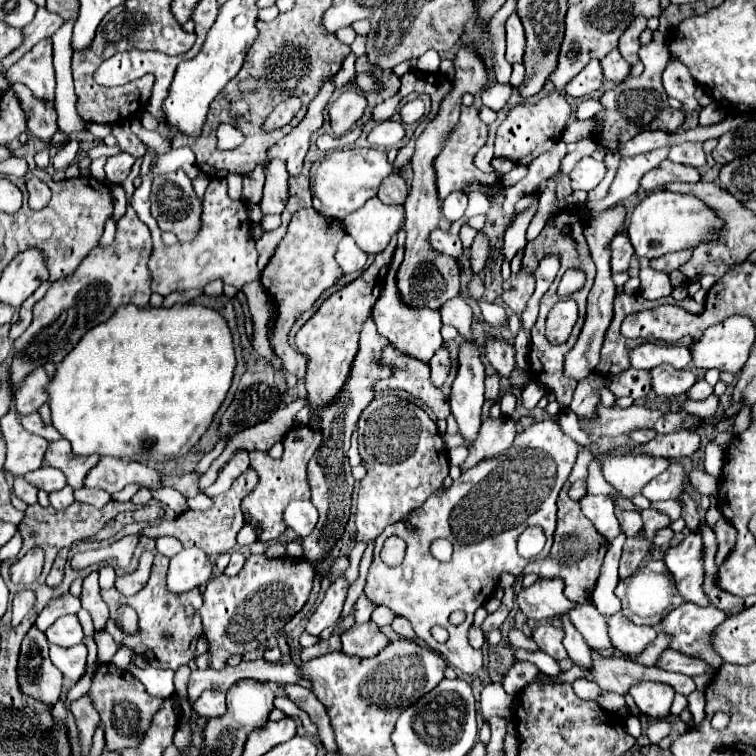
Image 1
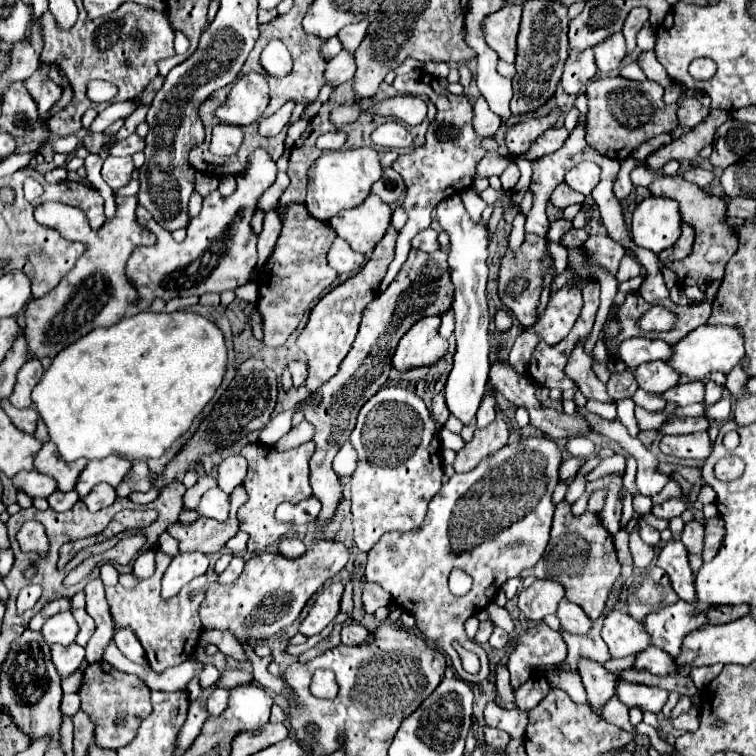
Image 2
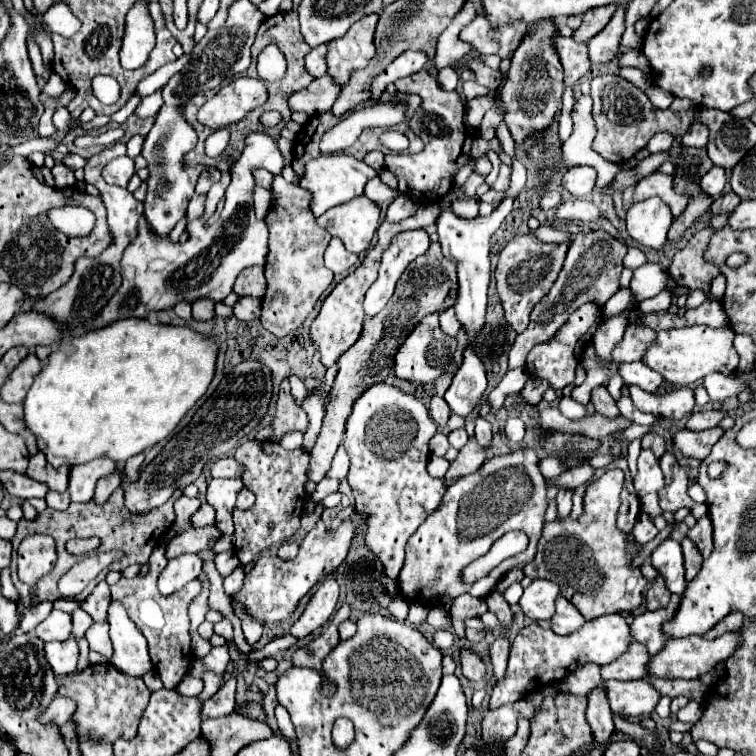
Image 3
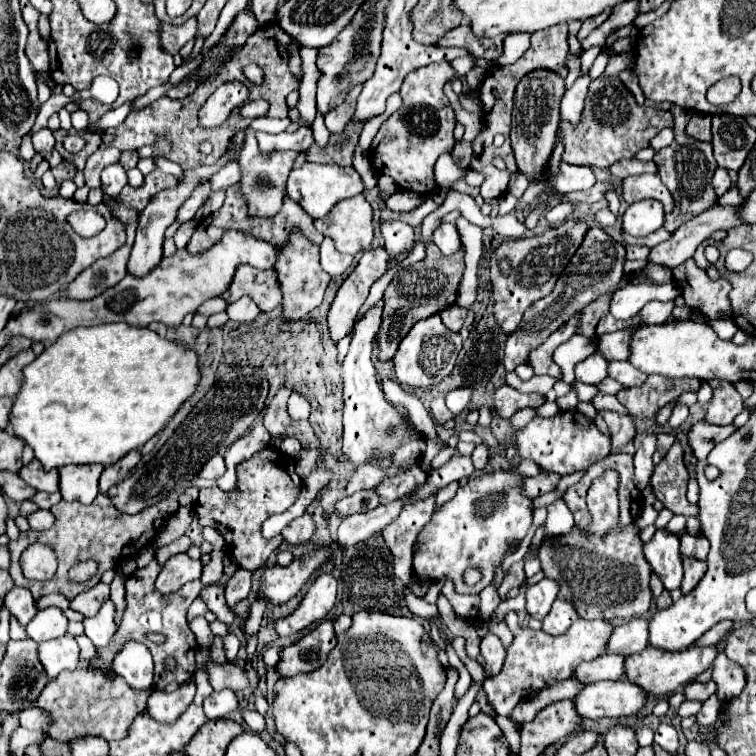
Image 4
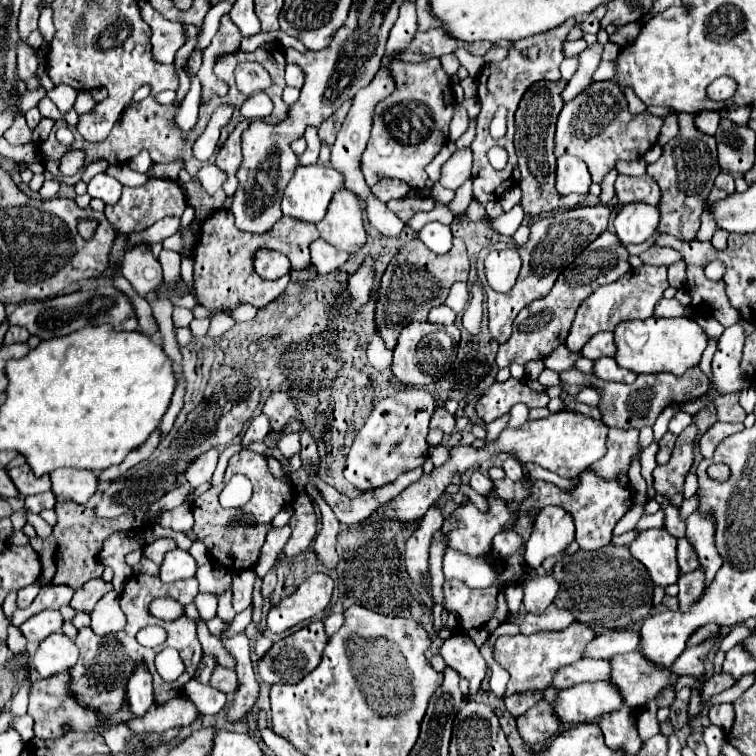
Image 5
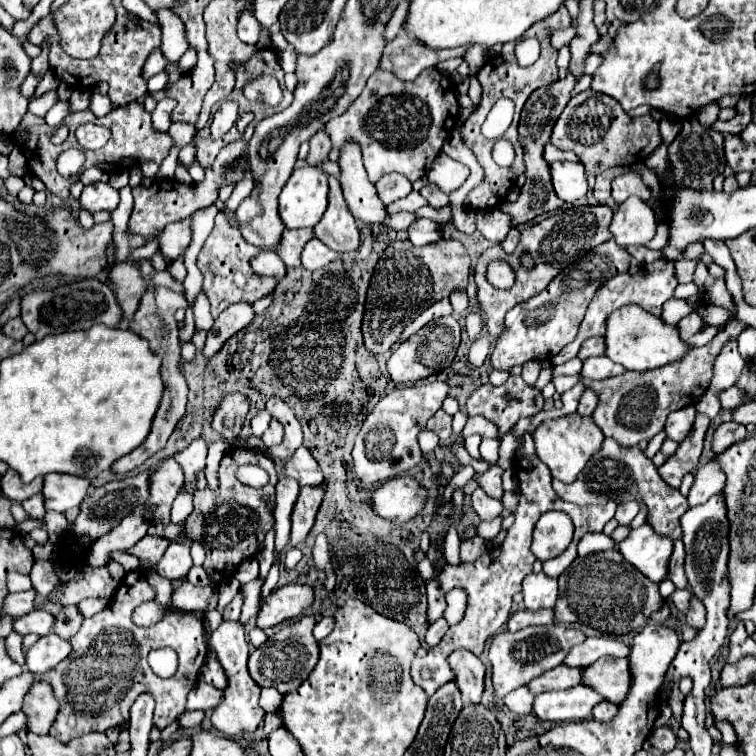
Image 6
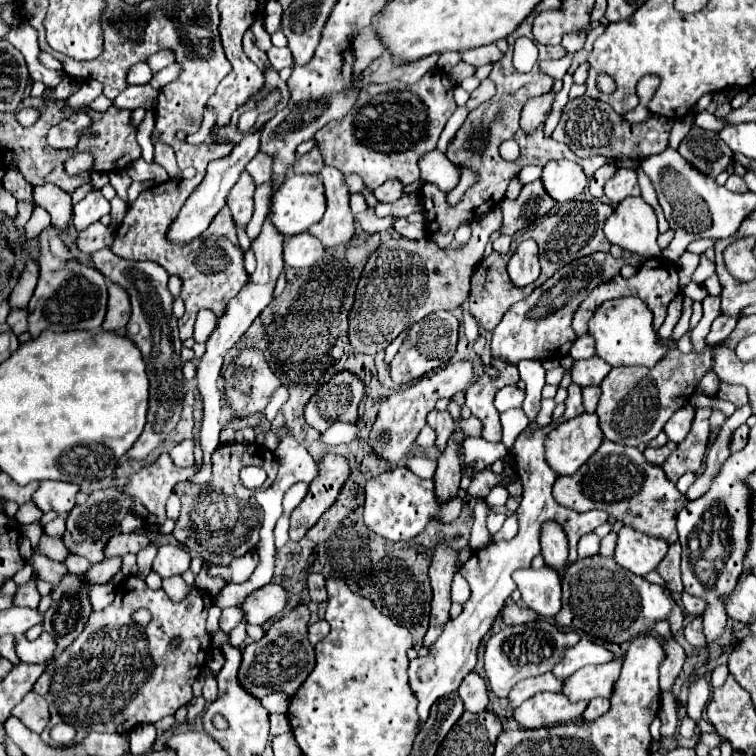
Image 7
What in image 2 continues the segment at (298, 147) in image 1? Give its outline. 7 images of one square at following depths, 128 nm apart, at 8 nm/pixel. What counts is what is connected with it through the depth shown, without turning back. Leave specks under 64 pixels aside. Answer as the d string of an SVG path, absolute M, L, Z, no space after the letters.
M298 120L296 124L292 124L292 126L288 128L288 138L286 138L286 146L288 146L288 148L294 146L294 142L300 138L300 134L306 130L306 126L308 126L306 120Z

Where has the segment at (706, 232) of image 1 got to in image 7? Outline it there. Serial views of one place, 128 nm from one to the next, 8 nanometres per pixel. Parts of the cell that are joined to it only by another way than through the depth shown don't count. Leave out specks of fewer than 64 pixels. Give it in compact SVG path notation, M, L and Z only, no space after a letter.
M634 196L626 198L616 206L612 216L604 224L604 234L612 244L616 244L616 246L620 246L622 250L628 250L628 252L638 252L644 258L658 258L660 252L662 252L656 244L656 238L658 238L656 214L640 196L638 198L634 198Z

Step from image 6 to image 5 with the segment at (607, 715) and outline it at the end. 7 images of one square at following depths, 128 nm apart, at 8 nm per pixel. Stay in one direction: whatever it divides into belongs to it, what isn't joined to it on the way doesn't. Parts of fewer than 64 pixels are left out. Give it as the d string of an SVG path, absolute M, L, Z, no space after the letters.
M622 706L616 712L606 712L600 716L598 726L602 728L610 748L624 748L626 754L640 752L642 740L636 732L636 722L632 720L632 708Z

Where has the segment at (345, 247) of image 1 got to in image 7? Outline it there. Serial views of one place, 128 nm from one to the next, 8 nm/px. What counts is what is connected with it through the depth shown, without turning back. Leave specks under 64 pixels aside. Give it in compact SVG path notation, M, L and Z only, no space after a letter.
M310 232L284 240L284 264L290 268L308 268L324 256L324 246Z

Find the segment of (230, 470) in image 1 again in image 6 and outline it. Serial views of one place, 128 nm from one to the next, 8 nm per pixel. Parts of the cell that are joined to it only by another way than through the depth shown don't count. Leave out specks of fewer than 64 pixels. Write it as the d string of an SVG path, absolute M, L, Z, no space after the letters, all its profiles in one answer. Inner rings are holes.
M197 438L184 450L174 454L174 460L180 462L186 474L186 486L192 486L194 474L206 467L207 444L202 438ZM176 498L170 512L170 522L180 524L188 518L188 512L192 512L192 498Z

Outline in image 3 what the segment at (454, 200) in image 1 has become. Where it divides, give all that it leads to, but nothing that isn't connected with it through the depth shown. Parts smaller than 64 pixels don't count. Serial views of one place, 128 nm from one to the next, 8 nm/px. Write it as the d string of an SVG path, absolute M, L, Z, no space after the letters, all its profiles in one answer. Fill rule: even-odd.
M514 197L506 198L500 202L500 206L486 218L478 216L472 220L464 220L454 216L450 208L444 208L444 212L438 218L438 236L442 254L448 260L454 260L458 264L458 298L454 304L456 316L462 322L462 326L468 330L468 336L476 336L480 328L484 326L486 316L486 292L490 284L490 236L498 230L498 226L504 222L504 218L513 210ZM472 348L464 352L464 364L456 372L452 386L444 394L450 410L462 418L466 418L482 400L486 390L486 372L482 360L474 354Z

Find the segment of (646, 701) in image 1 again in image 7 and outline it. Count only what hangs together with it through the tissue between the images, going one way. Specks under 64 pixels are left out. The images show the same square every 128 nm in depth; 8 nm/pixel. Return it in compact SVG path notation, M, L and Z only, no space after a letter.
M542 692L526 700L518 706L512 718L522 728L540 728L540 726L554 726L560 722L570 722L582 716L588 702L570 702L564 694L550 694Z

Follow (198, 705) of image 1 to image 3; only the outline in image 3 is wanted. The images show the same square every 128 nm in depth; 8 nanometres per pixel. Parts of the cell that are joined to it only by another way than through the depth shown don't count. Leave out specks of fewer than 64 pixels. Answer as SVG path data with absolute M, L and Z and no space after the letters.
M230 676L226 684L204 702L202 714L206 718L220 718L232 714L234 710L236 710L236 678Z

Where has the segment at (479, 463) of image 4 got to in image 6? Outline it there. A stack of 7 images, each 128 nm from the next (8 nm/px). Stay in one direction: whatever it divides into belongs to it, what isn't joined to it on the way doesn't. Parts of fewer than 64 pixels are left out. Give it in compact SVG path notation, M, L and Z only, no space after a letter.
M482 488L474 490L474 494L472 494L472 506L474 506L476 514L480 516L480 520L484 520L484 522L498 518L502 514L502 510L504 510L502 500L490 498Z

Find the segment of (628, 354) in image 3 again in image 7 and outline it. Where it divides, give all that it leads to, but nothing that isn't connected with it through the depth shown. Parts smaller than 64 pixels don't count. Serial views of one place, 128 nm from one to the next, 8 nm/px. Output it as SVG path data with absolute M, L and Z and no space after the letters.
M578 336L576 340L574 340L574 344L572 344L572 348L570 348L570 356L574 358L574 360L584 360L584 358L590 358L590 356L594 356L596 354L596 350L594 350L594 340L592 340L592 336Z

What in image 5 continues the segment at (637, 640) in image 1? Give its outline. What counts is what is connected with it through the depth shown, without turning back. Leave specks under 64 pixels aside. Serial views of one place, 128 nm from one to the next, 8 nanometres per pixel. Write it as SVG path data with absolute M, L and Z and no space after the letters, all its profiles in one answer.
M574 622L560 632L536 632L530 636L522 636L522 634L500 636L494 644L494 660L510 674L510 682L506 686L504 696L518 694L518 692L524 692L530 688L546 690L550 686L556 670L580 660L582 650L594 636L596 636L594 630L580 622Z

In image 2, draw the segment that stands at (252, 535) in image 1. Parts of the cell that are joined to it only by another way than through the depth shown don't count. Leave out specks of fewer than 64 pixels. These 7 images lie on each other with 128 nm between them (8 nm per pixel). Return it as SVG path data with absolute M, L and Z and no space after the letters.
M238 532L232 540L228 540L228 544L226 544L224 548L226 548L228 552L232 552L232 554L240 554L240 552L246 550L246 542L248 542L248 534Z

